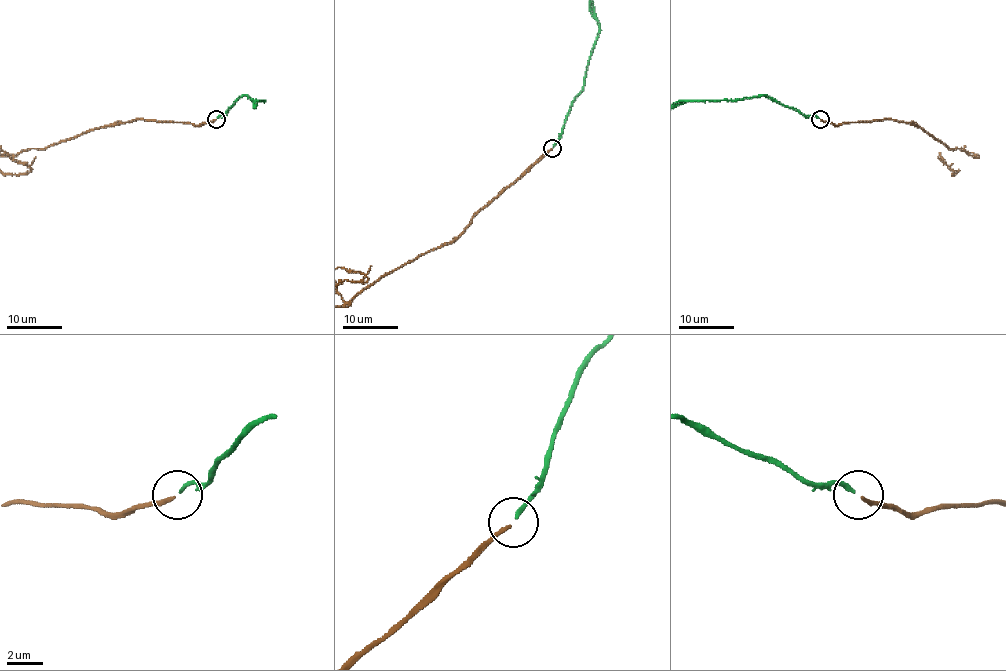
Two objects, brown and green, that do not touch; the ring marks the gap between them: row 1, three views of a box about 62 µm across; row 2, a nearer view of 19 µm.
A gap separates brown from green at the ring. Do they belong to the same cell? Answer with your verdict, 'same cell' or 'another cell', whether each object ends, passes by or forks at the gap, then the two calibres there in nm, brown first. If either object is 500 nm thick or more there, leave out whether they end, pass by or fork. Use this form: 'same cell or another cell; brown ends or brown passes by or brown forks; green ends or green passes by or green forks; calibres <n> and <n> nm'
same cell; brown ends; green ends; calibres 190 and 200 nm

